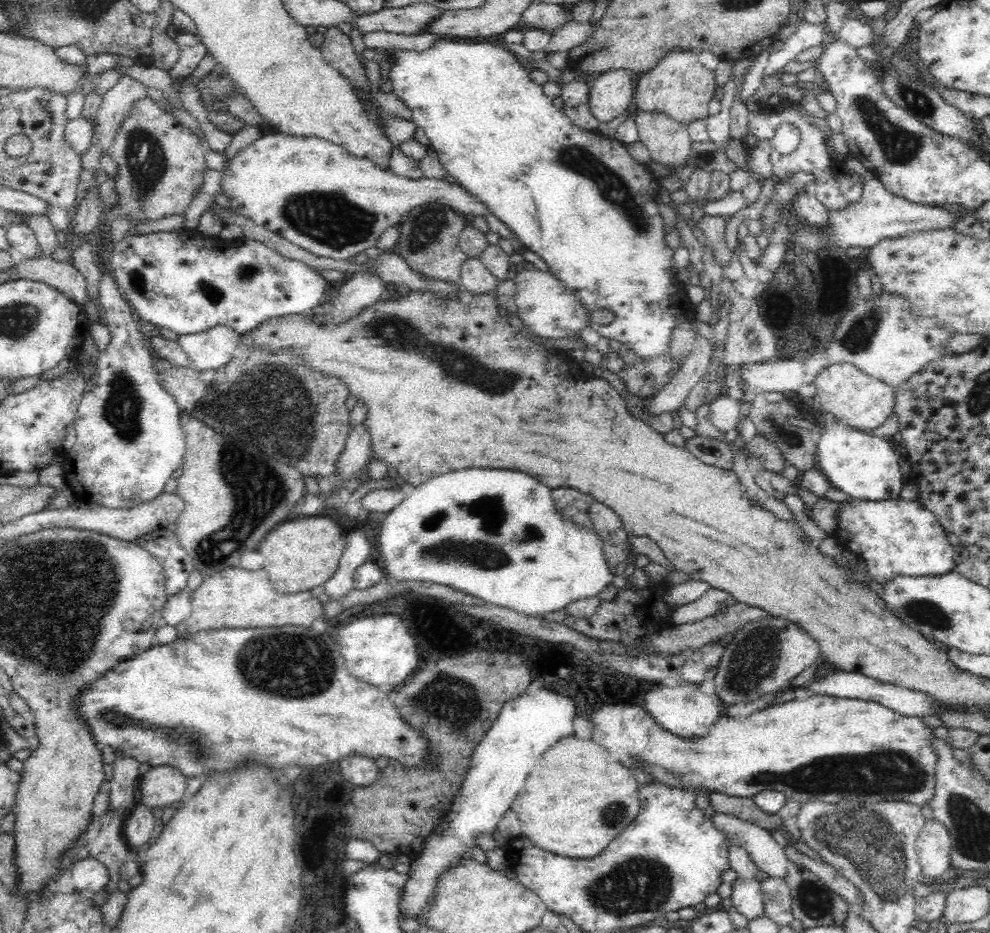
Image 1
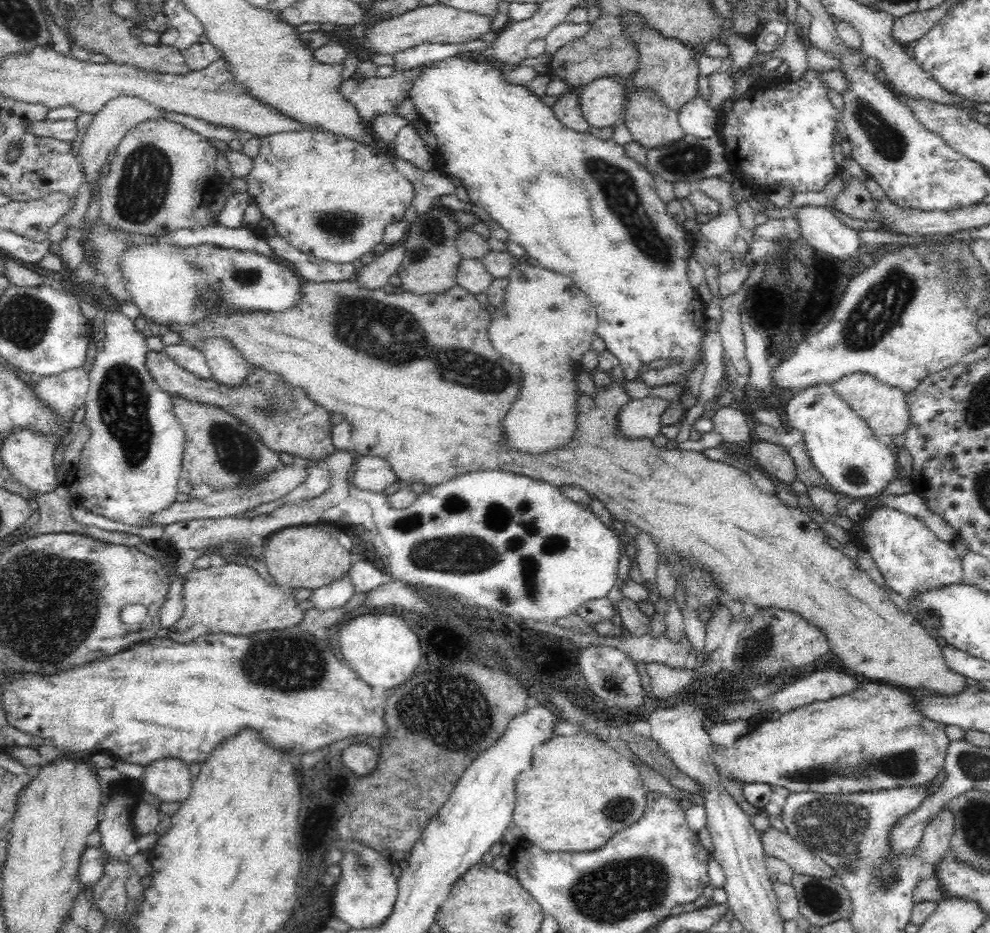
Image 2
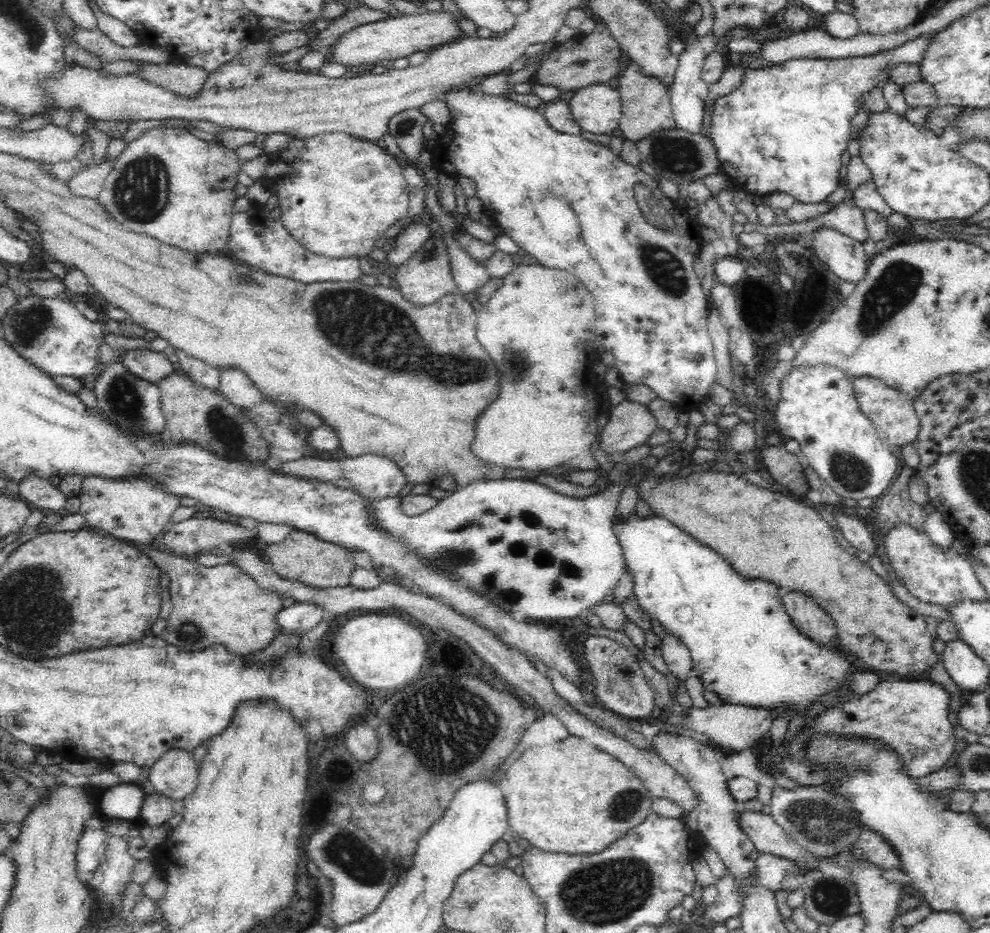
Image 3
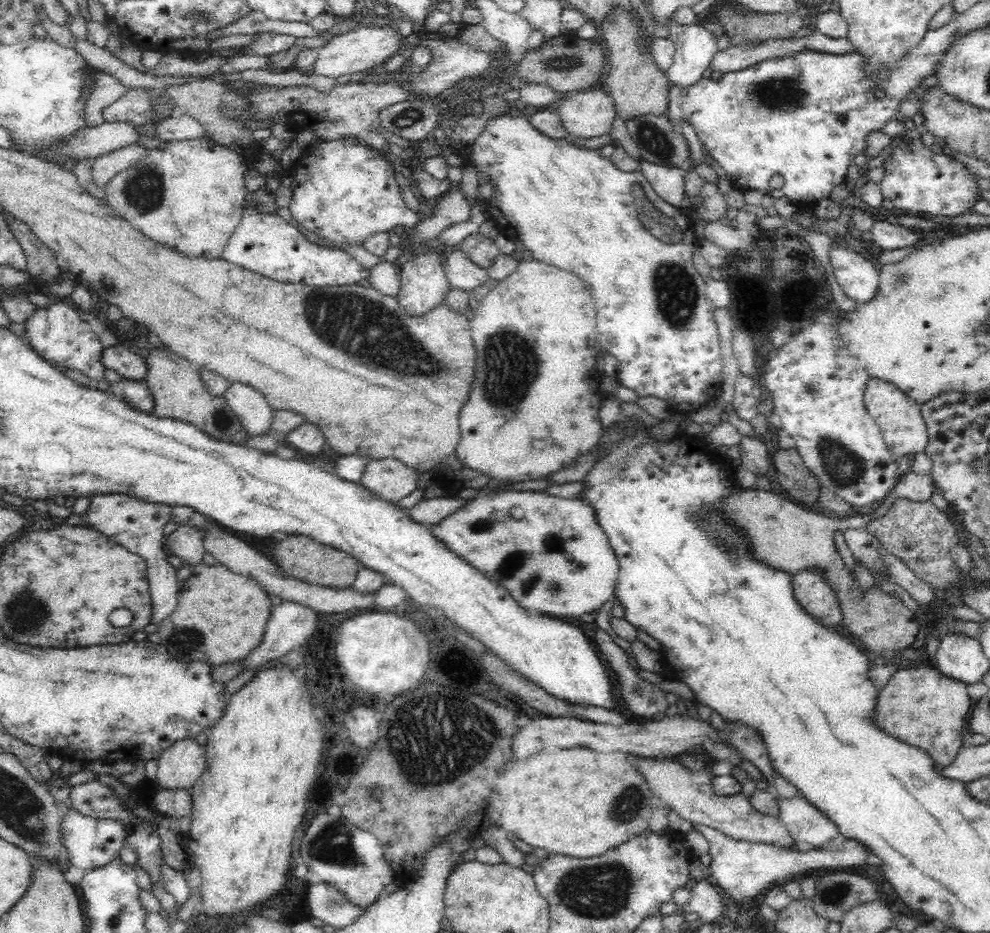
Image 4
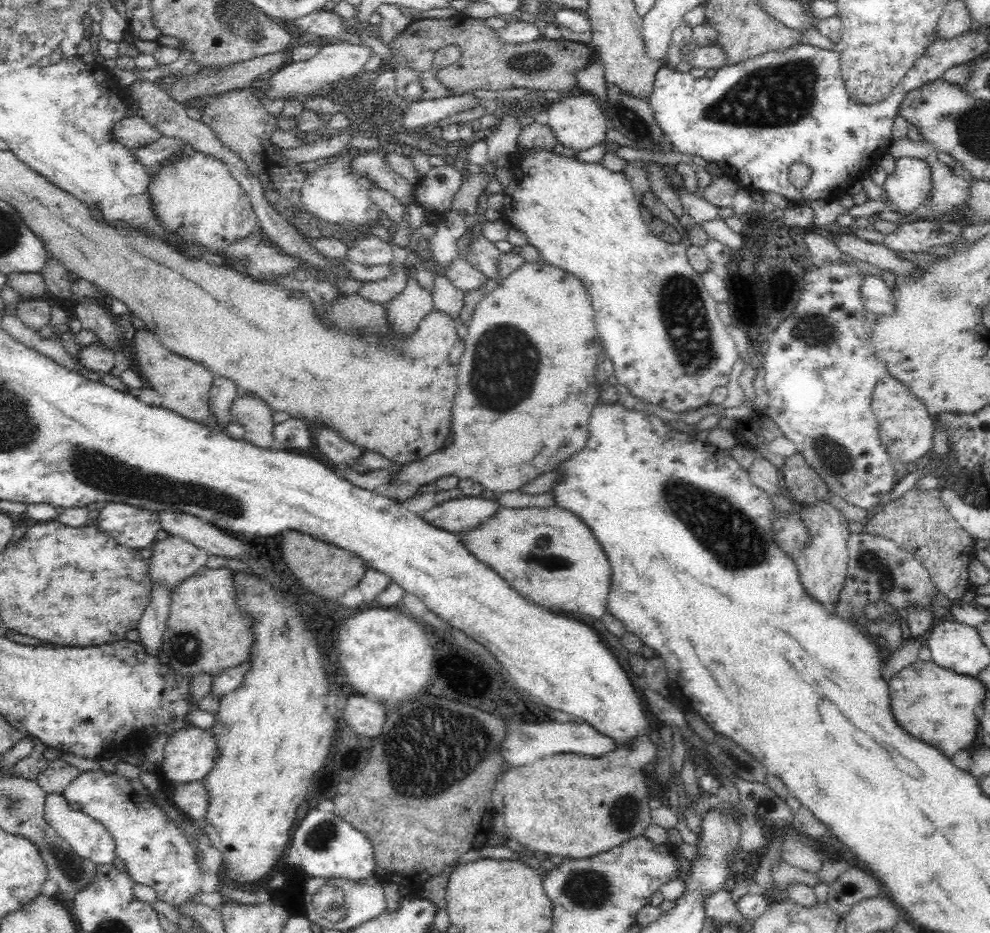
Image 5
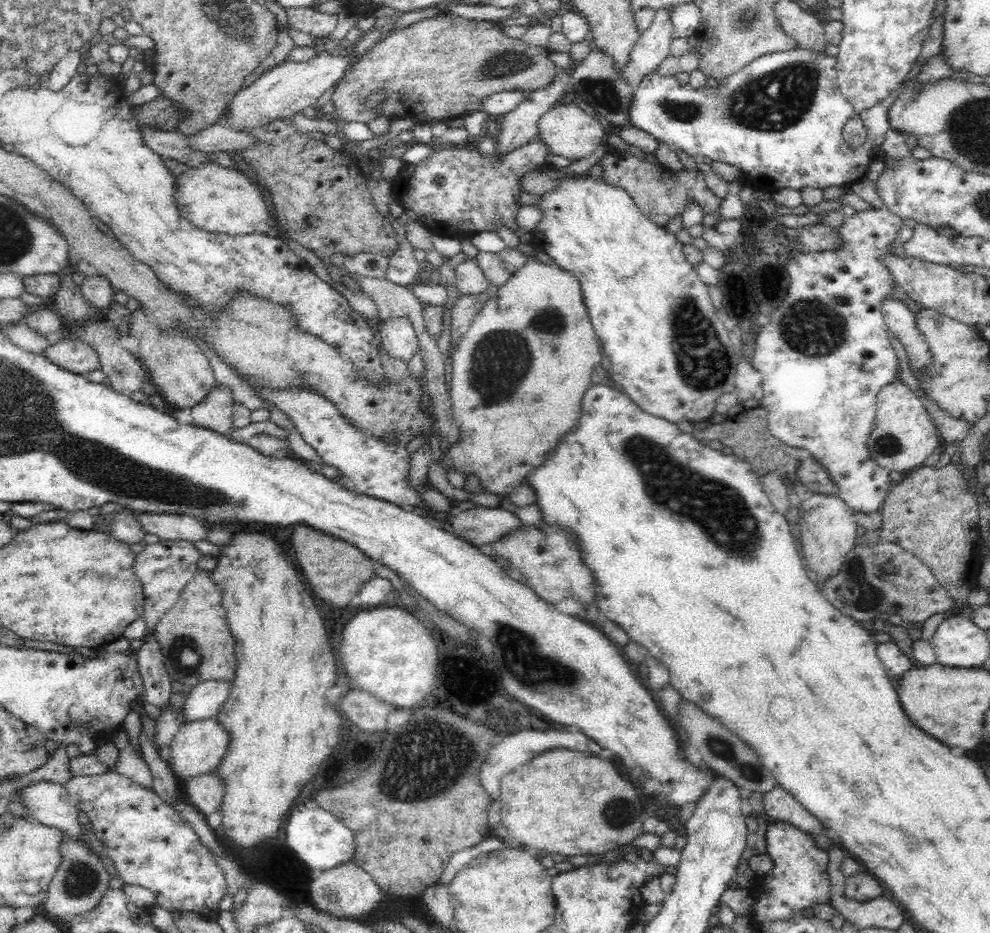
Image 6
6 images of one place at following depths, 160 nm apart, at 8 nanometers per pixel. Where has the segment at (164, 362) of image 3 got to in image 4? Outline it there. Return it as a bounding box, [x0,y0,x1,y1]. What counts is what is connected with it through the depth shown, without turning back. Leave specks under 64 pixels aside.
[100,344,146,381]

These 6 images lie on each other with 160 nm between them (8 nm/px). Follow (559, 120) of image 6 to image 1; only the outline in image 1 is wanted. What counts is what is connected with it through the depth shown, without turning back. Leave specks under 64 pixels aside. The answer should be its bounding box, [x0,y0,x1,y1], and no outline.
[588,70,633,122]

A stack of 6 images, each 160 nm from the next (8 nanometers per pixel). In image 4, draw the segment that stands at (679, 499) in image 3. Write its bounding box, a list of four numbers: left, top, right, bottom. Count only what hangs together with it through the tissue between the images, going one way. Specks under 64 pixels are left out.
[722,471,934,658]

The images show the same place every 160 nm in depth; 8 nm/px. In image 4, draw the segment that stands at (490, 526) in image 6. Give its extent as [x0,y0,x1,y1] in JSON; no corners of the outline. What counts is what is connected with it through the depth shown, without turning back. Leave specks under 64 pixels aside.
[407,498,467,526]

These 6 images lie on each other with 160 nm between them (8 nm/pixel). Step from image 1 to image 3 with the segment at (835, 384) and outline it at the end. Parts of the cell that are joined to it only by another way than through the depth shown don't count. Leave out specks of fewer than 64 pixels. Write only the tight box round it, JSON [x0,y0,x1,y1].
[853,376,920,448]

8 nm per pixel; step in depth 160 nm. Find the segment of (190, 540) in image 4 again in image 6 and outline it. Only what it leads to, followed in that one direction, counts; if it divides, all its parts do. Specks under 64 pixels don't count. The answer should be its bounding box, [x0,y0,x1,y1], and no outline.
[134,540,200,641]

